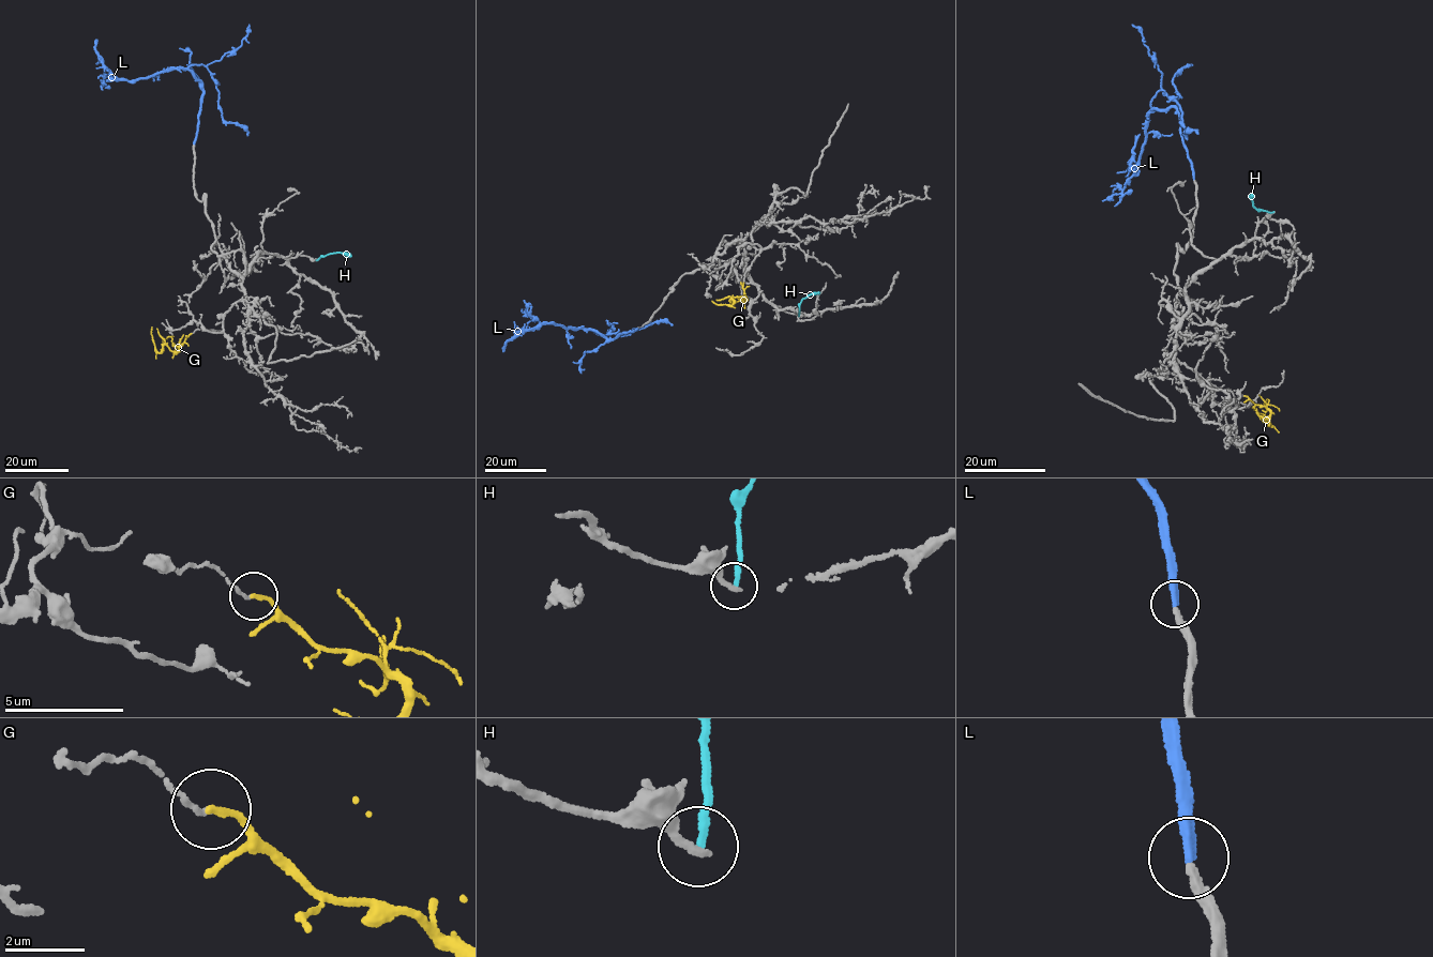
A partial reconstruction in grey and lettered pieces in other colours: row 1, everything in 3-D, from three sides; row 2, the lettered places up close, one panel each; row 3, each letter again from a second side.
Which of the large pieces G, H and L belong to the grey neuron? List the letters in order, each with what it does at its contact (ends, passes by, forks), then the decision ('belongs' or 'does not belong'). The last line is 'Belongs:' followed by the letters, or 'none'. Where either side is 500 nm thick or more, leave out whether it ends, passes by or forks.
G: it ends there; does not belong
H: it ends there; does not belong
L: it ends there; belongs
Belongs: L

